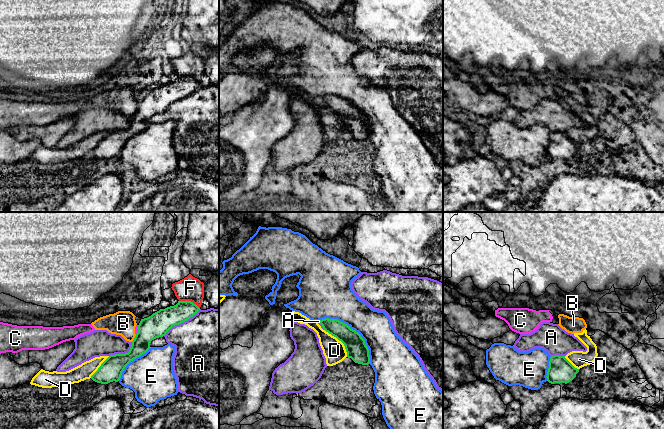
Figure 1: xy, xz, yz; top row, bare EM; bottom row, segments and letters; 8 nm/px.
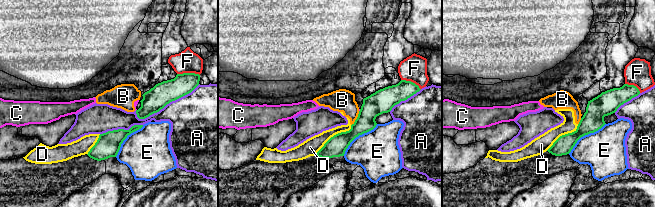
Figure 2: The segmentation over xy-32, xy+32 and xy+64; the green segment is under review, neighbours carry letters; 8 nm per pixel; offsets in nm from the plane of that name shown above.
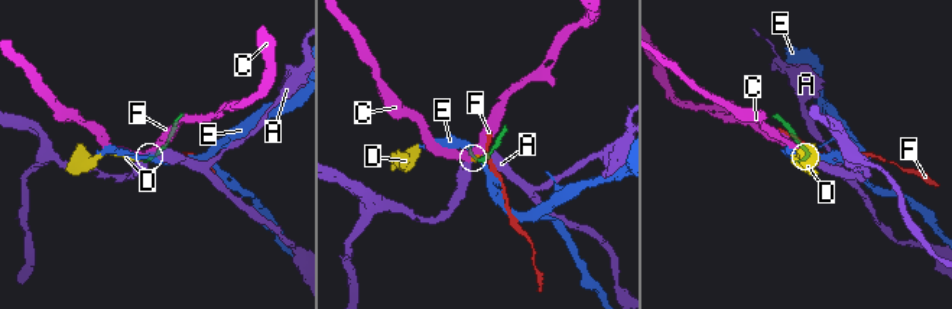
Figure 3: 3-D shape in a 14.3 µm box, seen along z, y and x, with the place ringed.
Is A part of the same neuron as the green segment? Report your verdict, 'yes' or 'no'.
no

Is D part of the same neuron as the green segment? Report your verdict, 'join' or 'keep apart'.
keep apart

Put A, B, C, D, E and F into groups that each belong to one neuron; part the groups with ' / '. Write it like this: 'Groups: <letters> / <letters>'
Groups: A / B C D / E / F

